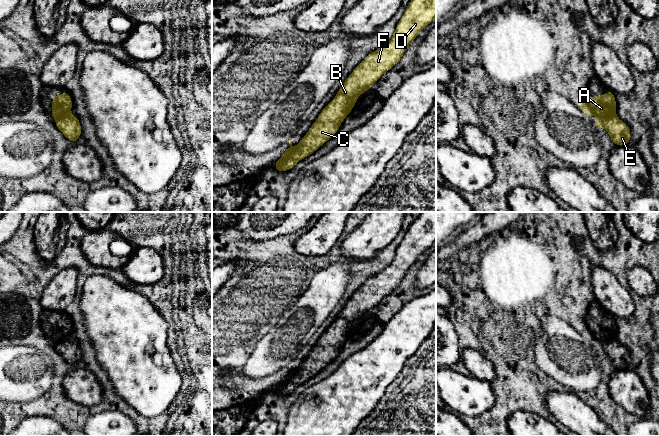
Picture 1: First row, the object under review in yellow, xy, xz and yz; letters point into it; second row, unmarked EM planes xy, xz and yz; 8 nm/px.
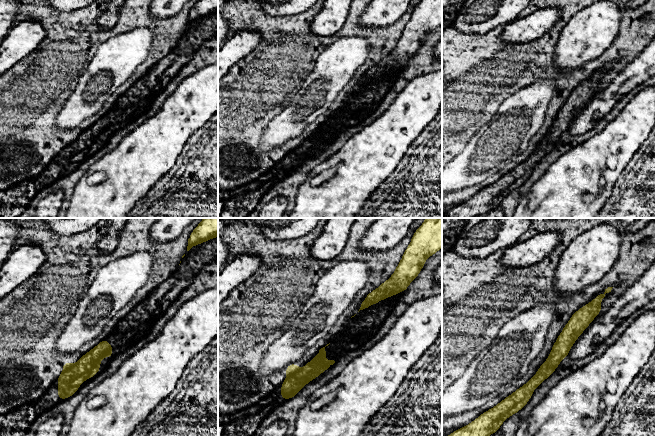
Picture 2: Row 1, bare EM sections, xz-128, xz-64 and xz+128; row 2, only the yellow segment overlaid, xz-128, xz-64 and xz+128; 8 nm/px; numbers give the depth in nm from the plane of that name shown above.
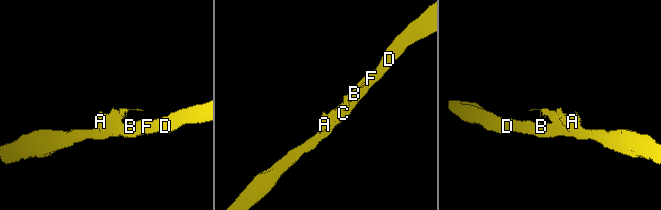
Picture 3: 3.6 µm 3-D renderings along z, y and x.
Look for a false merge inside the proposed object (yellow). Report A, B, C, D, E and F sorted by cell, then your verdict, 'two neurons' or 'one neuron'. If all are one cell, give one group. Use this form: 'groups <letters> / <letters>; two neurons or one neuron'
groups A / B C D E F; two neurons

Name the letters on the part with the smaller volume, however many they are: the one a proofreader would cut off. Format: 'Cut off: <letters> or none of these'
Cut off: A

